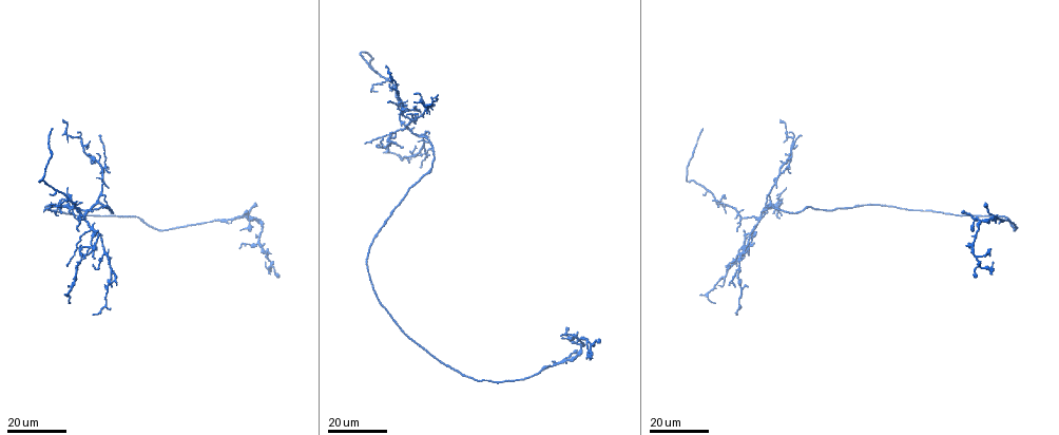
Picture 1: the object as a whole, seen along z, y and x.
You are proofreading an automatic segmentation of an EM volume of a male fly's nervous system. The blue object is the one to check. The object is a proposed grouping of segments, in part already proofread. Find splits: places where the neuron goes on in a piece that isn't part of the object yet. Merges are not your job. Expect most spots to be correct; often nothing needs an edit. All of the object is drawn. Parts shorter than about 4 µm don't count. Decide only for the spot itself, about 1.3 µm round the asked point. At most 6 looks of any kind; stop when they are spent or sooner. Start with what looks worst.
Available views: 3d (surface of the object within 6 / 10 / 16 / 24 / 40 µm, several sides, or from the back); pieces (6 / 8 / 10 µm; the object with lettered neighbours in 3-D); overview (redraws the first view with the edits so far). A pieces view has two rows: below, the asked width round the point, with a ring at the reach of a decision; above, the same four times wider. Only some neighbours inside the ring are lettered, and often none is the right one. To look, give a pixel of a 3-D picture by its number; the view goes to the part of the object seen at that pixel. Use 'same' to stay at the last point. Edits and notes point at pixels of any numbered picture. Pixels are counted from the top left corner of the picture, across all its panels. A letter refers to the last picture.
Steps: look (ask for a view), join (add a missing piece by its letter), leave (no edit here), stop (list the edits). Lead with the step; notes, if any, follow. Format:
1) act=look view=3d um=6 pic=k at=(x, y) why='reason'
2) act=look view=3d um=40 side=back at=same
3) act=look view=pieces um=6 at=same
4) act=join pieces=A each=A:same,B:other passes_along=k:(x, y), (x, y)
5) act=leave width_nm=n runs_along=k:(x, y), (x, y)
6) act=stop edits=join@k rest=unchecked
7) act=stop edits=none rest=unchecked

act=look view=3d um=16 pic=1 at=(50, 129) why='end of a long branch'

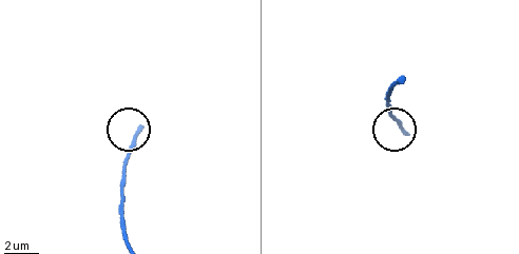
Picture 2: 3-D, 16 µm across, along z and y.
act=look view=pieces um=6 pic=2 at=(137, 126)

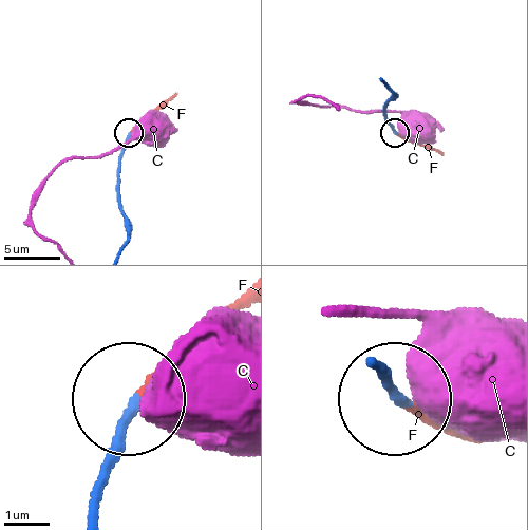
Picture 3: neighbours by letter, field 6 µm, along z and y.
act=join pieces=F each=C:other,F:same passes_along=3:(118, 162), (129, 134), (176, 93) found='the neuron continues'

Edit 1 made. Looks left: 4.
act=look view=3d um=24 pic=1 at=(382, 138) why='branch stops here'

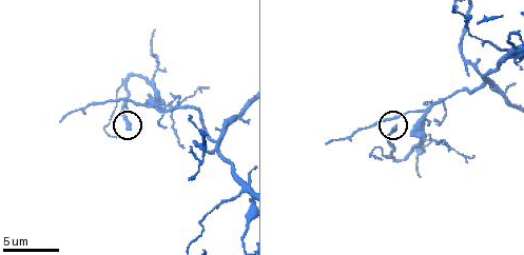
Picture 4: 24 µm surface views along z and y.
act=look view=pieces um=6 pic=4 at=(127, 127)

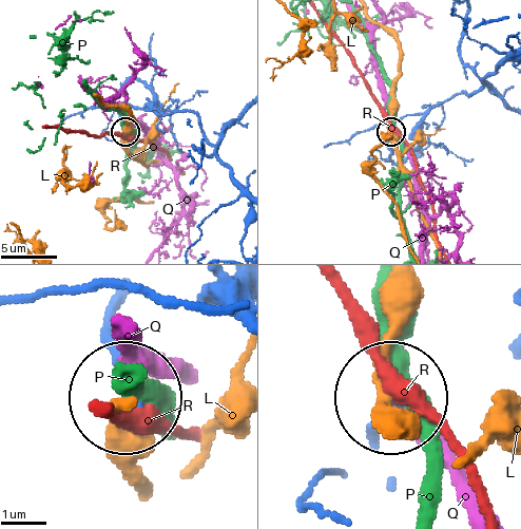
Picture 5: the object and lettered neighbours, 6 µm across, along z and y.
act=leave each=L:other,P:other,Q:other,R:other found='no lettered piece goes on from it'

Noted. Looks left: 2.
act=look view=3d um=24 pic=1 at=(415, 106) why='tapers out'

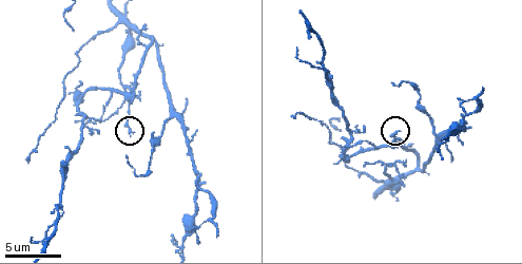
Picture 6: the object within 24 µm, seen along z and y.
act=look view=pieces um=8 pic=6 at=(133, 134) why='what lies round it'

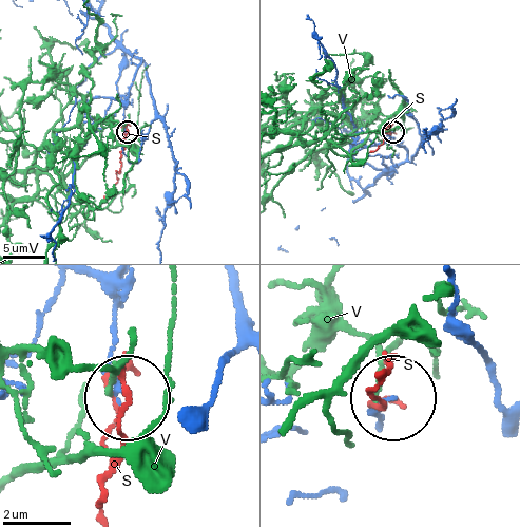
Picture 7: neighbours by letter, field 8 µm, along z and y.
act=leave each=S:other,V:other found='none of them fits'

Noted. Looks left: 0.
act=stop edits=join@3 rest=unchecked

